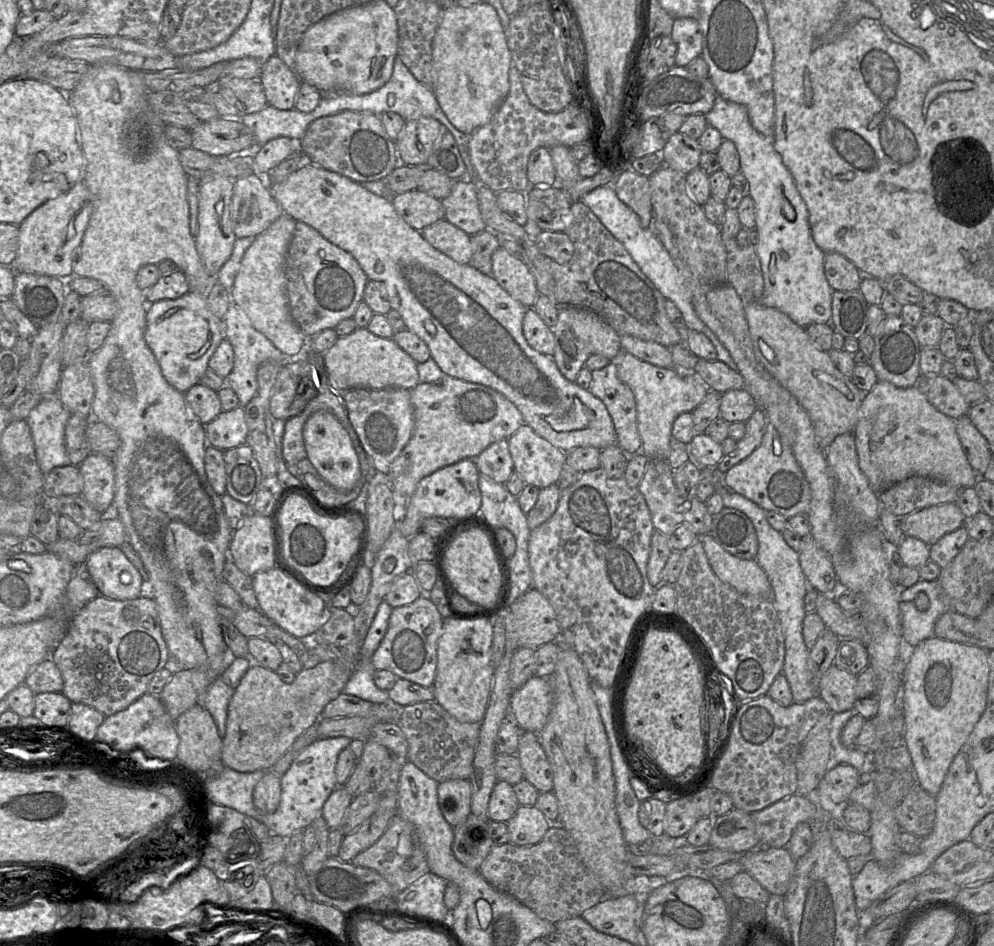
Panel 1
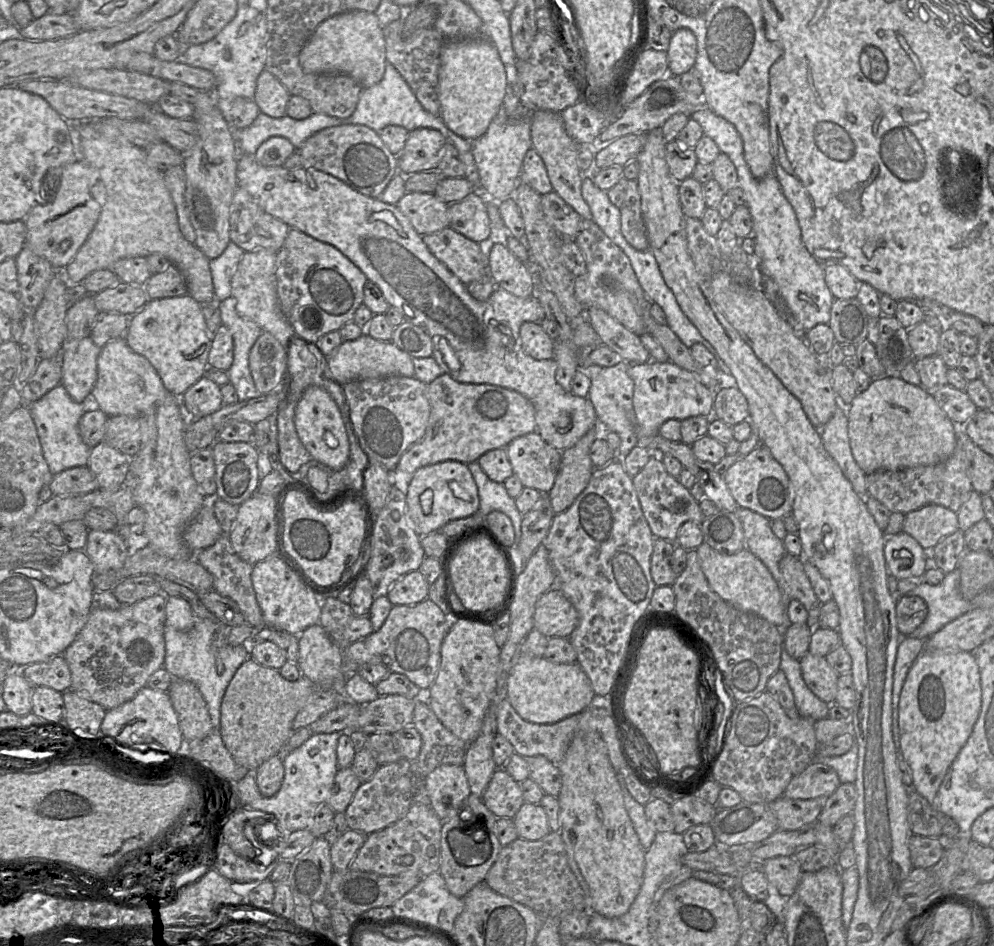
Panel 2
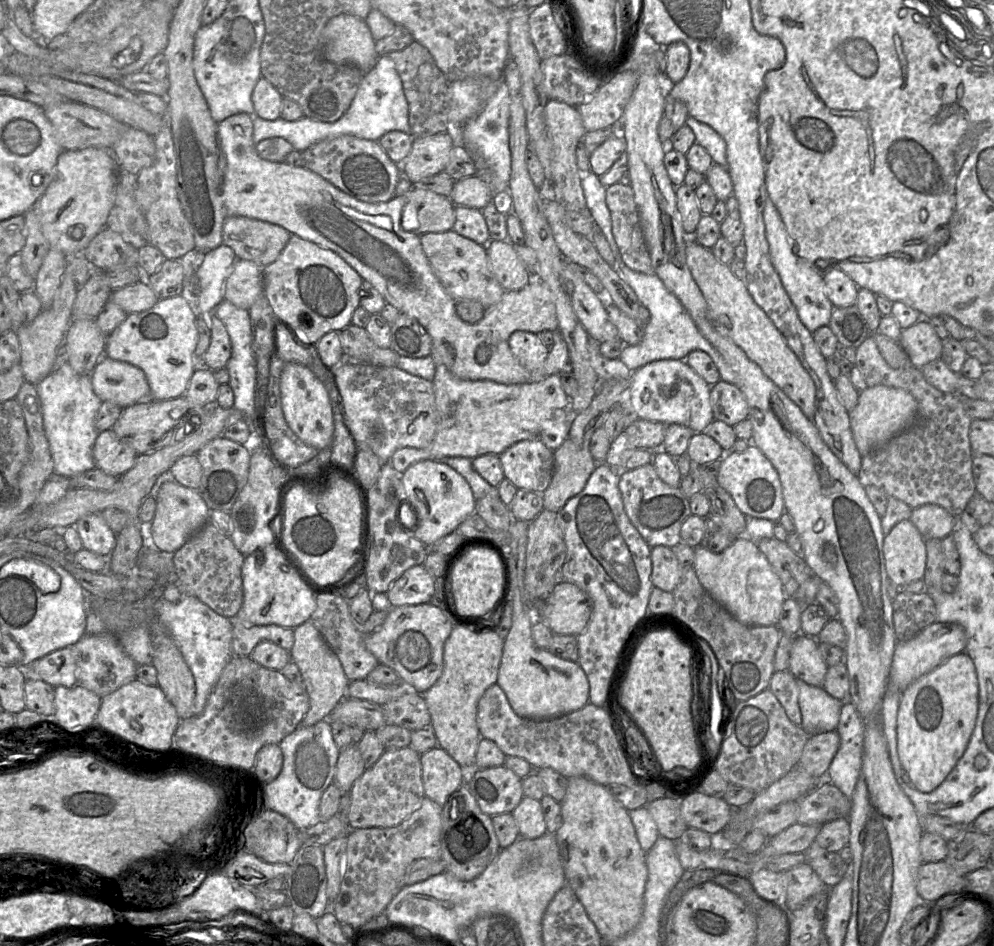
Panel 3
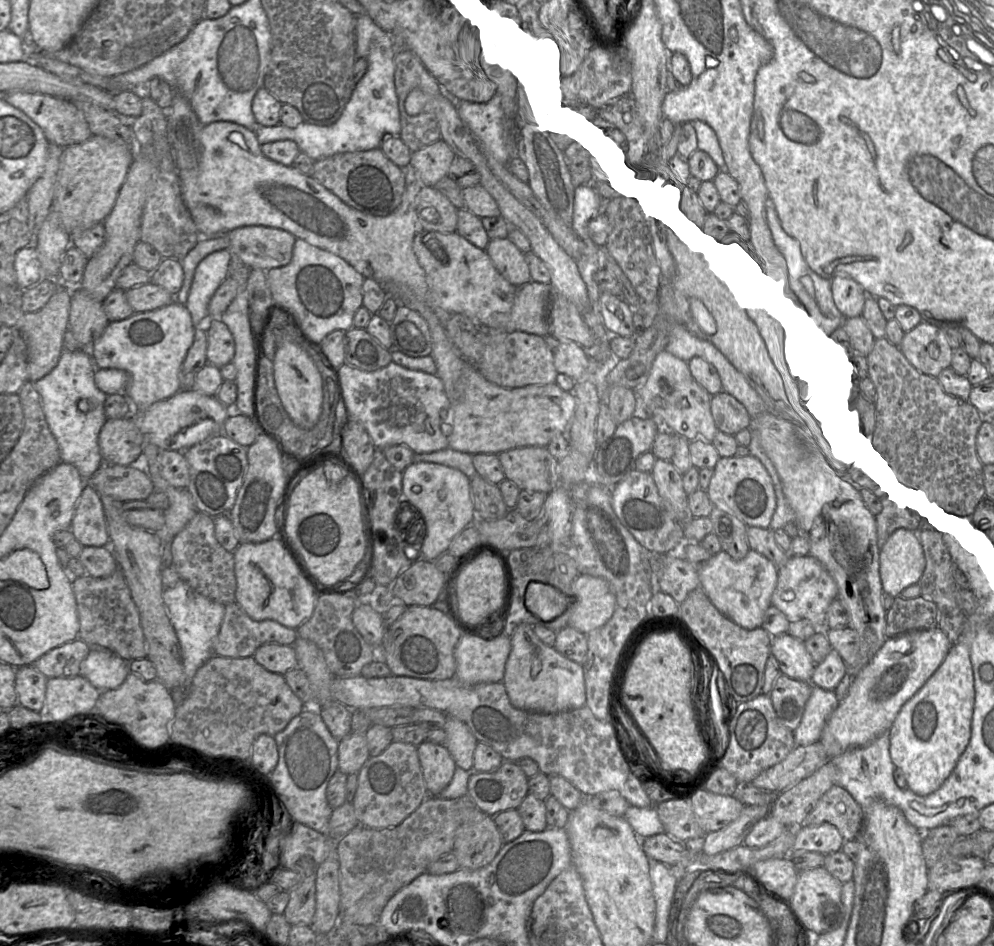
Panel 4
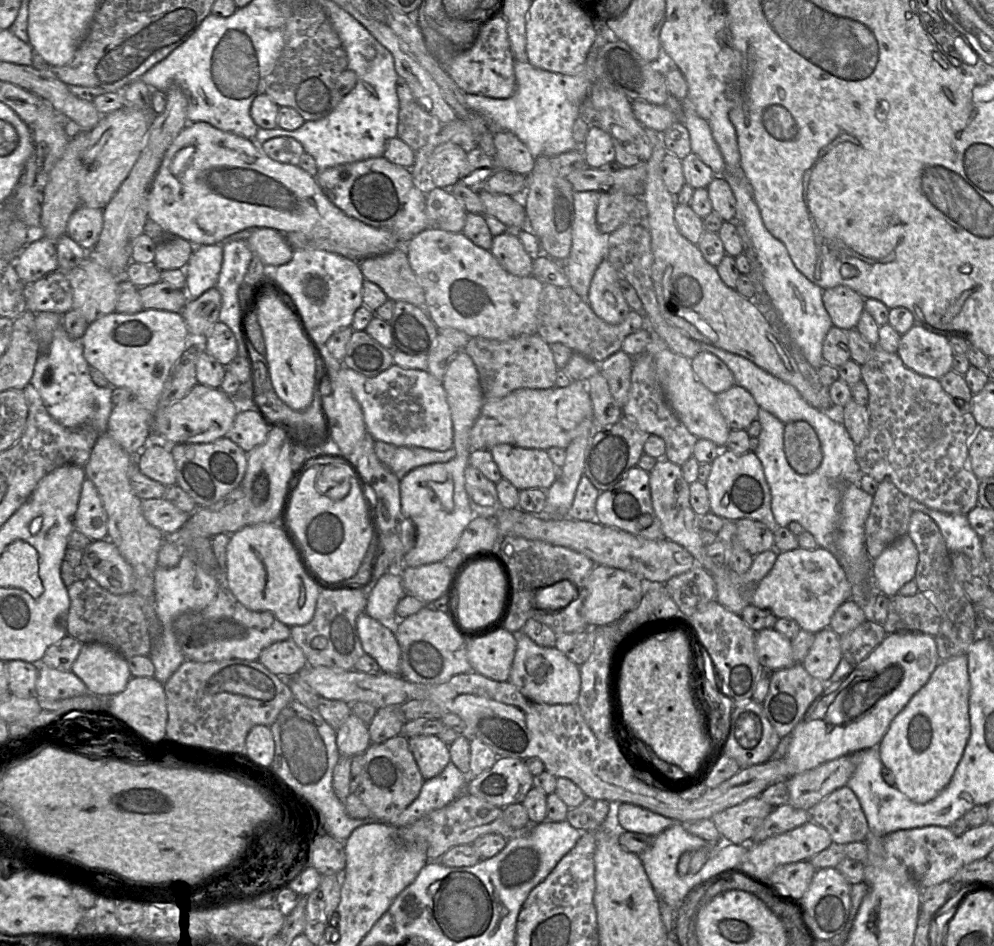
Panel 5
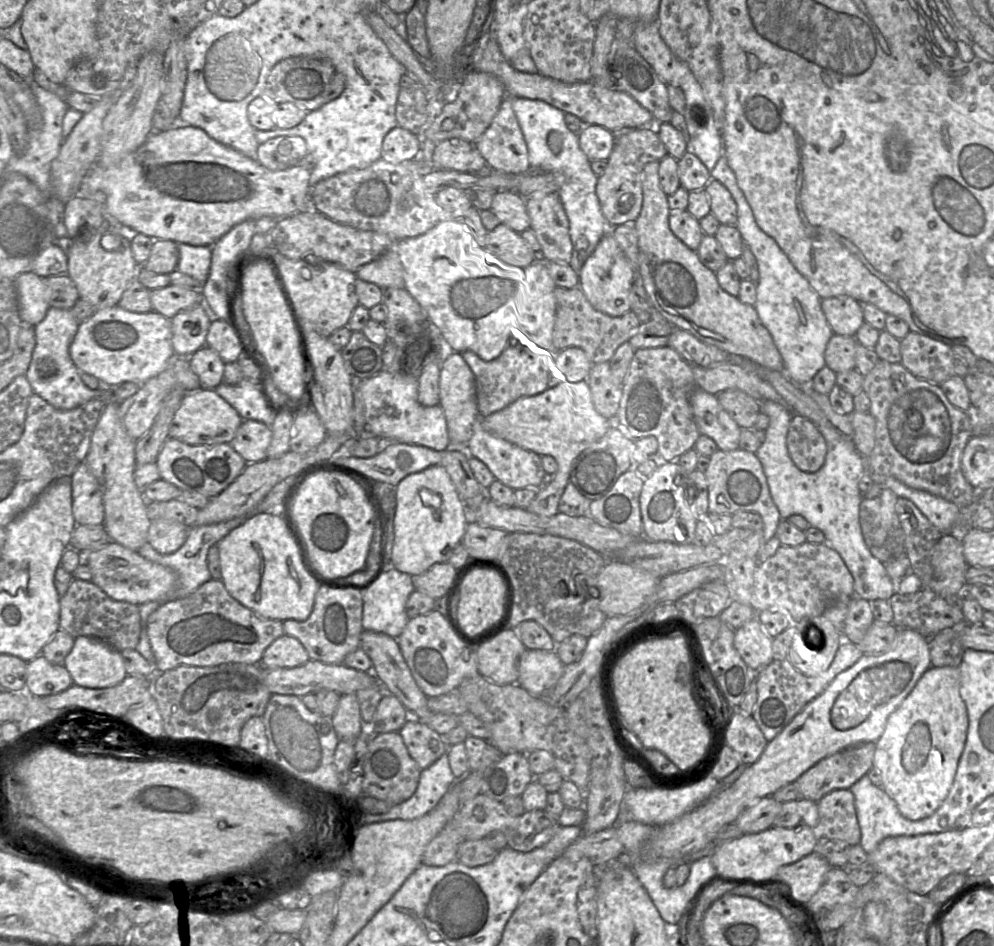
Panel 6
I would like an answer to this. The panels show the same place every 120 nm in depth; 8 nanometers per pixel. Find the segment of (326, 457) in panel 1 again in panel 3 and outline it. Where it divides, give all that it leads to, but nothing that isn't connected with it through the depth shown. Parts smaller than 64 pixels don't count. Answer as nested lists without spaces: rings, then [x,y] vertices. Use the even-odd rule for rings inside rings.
[[[285,363],[280,375],[280,392],[285,420],[296,436],[318,451],[329,447],[334,432],[333,412],[327,390],[315,374],[302,364]]]

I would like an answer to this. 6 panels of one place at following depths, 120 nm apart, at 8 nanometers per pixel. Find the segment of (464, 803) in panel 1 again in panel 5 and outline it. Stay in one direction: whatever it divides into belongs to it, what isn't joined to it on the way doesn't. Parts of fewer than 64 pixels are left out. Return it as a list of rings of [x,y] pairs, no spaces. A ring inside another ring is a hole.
[[[435,735],[414,736],[408,744],[424,780],[439,775],[451,761],[449,746]]]

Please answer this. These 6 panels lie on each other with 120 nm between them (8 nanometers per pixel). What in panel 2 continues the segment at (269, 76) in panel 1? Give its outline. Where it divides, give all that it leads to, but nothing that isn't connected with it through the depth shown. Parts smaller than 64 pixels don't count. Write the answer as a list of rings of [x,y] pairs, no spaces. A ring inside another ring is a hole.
[[[264,68],[256,82],[253,100],[260,112],[272,117],[280,118],[286,115],[289,92],[280,81]]]

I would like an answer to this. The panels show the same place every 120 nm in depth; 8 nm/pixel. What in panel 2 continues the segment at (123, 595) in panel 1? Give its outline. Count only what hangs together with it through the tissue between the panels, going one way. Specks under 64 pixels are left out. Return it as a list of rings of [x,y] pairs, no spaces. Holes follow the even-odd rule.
[[[88,530],[84,551],[93,563],[94,573],[121,569],[128,555],[126,541],[116,531]]]

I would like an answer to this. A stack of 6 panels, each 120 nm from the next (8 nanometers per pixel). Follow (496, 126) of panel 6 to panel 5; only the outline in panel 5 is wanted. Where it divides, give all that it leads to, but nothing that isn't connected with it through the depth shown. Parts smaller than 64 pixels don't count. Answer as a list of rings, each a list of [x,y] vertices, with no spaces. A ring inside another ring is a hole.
[[[504,130],[495,131],[493,141],[496,149],[494,161],[498,169],[521,175],[531,173],[535,158],[516,135]]]

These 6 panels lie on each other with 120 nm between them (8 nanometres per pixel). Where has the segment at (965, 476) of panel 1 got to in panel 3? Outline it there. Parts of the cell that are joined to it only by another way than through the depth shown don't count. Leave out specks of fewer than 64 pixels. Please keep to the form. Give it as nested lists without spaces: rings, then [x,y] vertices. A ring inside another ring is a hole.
[[[885,385],[868,386],[859,393],[857,405],[849,412],[853,438],[861,456],[885,445],[914,421],[917,402],[906,390]]]

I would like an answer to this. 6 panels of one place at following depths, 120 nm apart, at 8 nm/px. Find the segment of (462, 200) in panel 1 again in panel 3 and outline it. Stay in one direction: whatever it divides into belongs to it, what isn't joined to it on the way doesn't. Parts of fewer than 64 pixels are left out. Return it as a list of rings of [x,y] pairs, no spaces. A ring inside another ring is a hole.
[[[455,206],[453,230],[480,245],[483,245],[490,238],[482,211],[475,208]]]

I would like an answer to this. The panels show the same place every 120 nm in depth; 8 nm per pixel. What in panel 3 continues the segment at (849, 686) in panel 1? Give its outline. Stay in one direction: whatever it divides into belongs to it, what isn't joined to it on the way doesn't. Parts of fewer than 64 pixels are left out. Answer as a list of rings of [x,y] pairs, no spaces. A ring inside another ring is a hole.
[[[798,634],[794,637],[788,671],[798,680],[822,687],[828,666],[824,663],[816,638]]]

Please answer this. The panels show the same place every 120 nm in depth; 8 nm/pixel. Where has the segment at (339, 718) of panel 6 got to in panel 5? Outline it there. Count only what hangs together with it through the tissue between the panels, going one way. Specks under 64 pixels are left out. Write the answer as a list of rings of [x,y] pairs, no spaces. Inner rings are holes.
[[[351,713],[336,731],[336,743],[341,756],[363,754],[371,744],[368,725]]]

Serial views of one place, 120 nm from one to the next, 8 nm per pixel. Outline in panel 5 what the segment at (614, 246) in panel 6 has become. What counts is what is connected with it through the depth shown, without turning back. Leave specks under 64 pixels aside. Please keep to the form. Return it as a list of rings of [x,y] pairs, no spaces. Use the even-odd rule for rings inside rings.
[[[605,258],[593,275],[587,297],[594,313],[612,325],[622,323],[631,310],[622,294],[620,278],[621,275]]]

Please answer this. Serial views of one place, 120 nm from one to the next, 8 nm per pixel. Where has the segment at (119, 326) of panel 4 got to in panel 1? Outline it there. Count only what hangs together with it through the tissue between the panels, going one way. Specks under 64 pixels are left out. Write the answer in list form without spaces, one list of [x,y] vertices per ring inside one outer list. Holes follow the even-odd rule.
[[[190,291],[177,299],[148,303],[145,341],[166,381],[183,394],[200,383],[209,369],[210,358],[224,338],[224,321],[209,310],[203,295]]]

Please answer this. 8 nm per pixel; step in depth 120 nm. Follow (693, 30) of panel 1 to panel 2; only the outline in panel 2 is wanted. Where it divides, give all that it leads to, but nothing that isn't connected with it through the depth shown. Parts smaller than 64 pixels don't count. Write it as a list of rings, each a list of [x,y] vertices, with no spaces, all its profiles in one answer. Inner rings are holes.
[[[687,28],[673,31],[667,50],[669,74],[680,76],[691,70],[697,58],[697,39]]]

